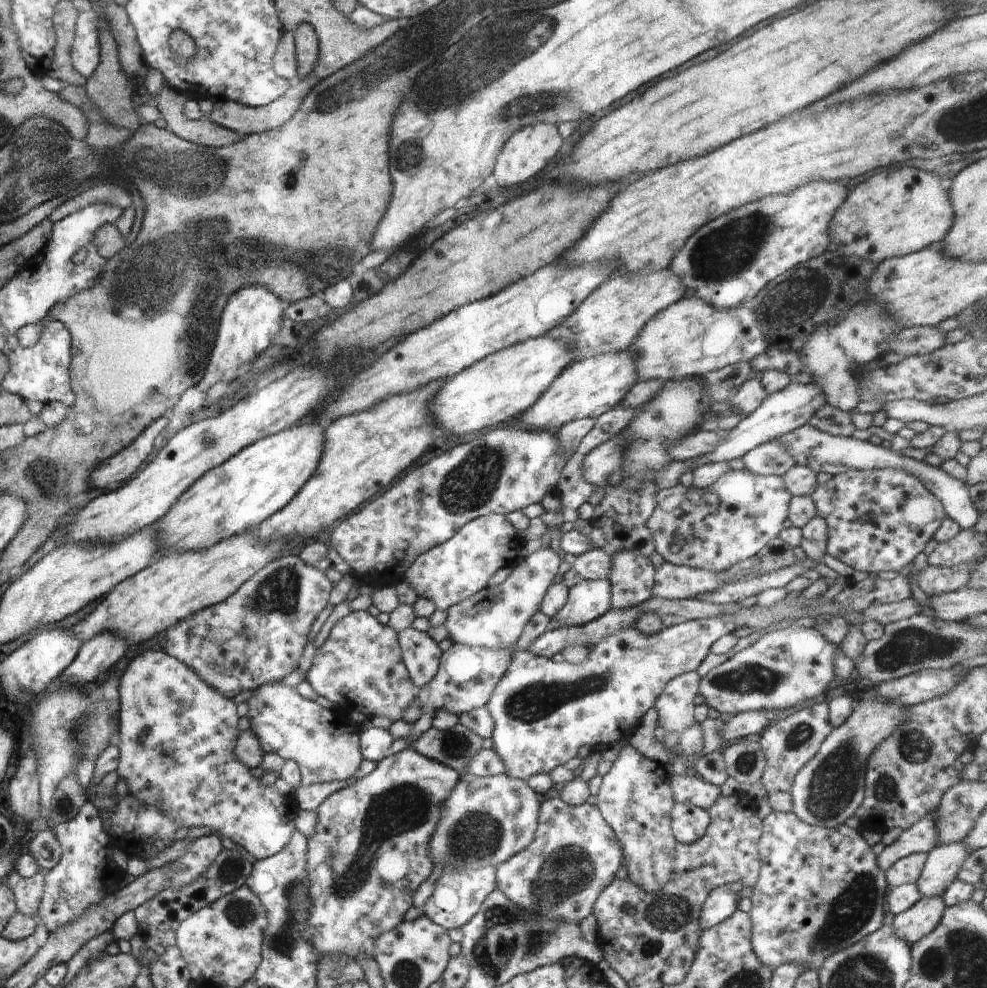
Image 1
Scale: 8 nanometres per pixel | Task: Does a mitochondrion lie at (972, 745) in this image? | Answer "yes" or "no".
no

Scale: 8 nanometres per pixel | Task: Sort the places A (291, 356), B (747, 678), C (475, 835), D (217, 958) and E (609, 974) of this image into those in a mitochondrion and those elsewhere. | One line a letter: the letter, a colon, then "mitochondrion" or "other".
A: other
B: mitochondrion
C: mitochondrion
D: other
E: other

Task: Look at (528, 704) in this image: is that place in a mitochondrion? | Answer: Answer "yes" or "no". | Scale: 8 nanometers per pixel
yes

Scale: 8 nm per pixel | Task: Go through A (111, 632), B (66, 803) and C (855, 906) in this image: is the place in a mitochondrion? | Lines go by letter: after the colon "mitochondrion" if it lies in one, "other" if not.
A: other
B: mitochondrion
C: mitochondrion

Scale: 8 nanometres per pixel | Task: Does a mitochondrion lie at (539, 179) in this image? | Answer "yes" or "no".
no

